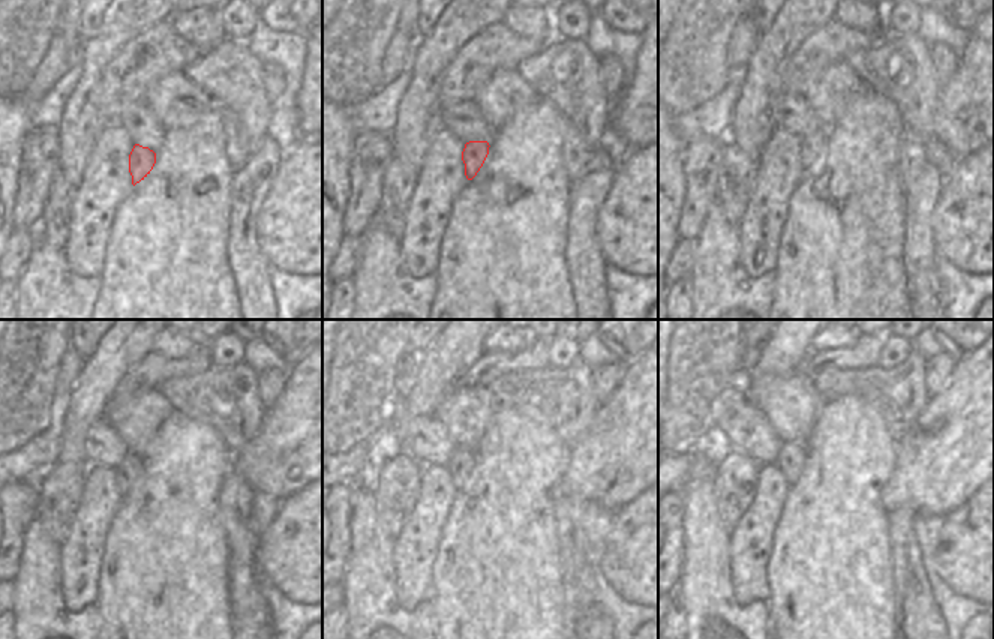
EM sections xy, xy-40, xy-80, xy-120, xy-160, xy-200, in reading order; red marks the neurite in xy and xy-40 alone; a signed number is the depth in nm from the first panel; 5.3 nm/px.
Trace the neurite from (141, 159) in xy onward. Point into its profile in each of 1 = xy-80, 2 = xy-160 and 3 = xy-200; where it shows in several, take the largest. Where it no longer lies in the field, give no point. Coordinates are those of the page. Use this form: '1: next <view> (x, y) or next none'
1: next xy-80 (813, 146)
2: next xy-160 (461, 464)
3: next xy-200 (790, 459)

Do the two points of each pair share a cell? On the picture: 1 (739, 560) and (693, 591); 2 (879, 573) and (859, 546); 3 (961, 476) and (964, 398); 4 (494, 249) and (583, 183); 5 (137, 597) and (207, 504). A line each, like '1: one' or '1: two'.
1: two
2: one
3: one
4: two
5: one

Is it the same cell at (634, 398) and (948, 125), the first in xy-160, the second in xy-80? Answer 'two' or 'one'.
one

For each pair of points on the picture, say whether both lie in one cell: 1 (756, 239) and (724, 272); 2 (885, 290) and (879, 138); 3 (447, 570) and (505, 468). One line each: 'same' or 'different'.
1: different
2: same
3: same

